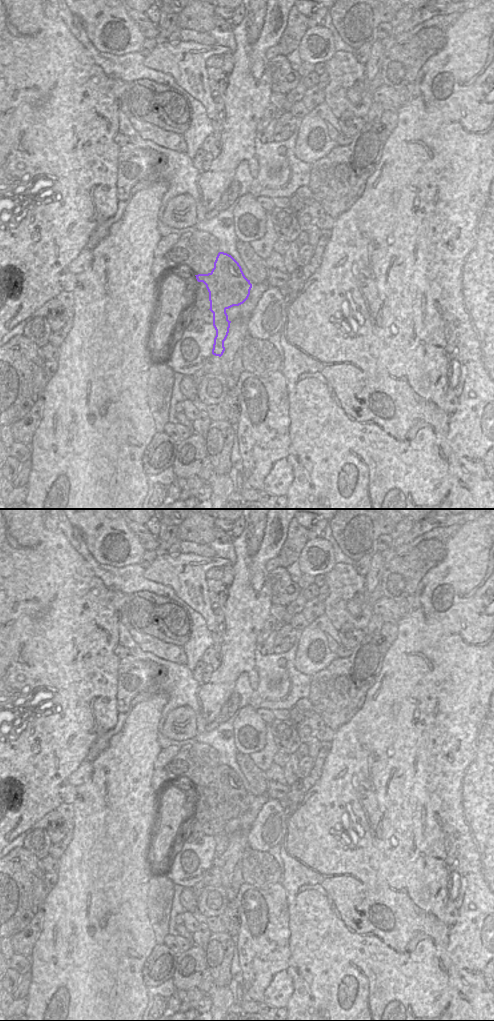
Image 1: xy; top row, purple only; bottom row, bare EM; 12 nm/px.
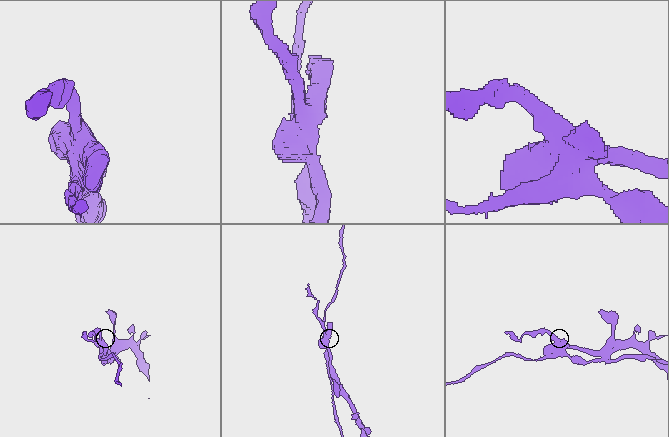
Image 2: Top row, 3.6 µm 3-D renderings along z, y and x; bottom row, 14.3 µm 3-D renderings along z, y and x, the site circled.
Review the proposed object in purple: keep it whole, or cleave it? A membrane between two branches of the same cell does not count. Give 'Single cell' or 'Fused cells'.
Fused cells.

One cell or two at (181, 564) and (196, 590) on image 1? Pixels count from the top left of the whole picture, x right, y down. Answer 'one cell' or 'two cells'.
one cell

